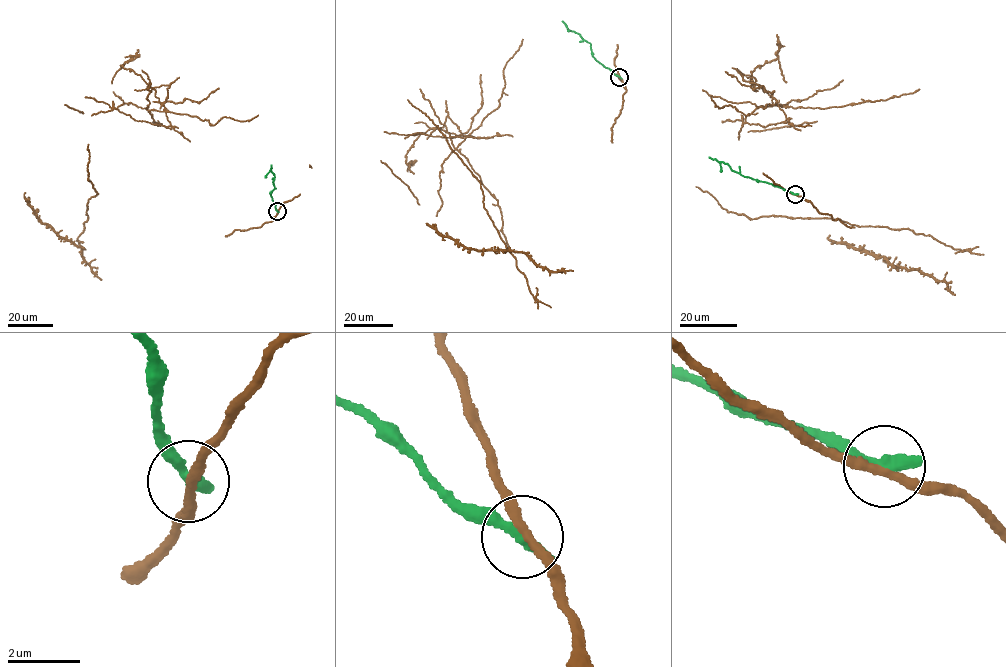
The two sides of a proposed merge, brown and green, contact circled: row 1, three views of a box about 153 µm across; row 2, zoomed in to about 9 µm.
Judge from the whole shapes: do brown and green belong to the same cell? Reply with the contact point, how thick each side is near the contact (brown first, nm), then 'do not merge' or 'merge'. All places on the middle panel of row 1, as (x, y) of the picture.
place (619, 77); calibres 240 and 380 nm; do not merge

